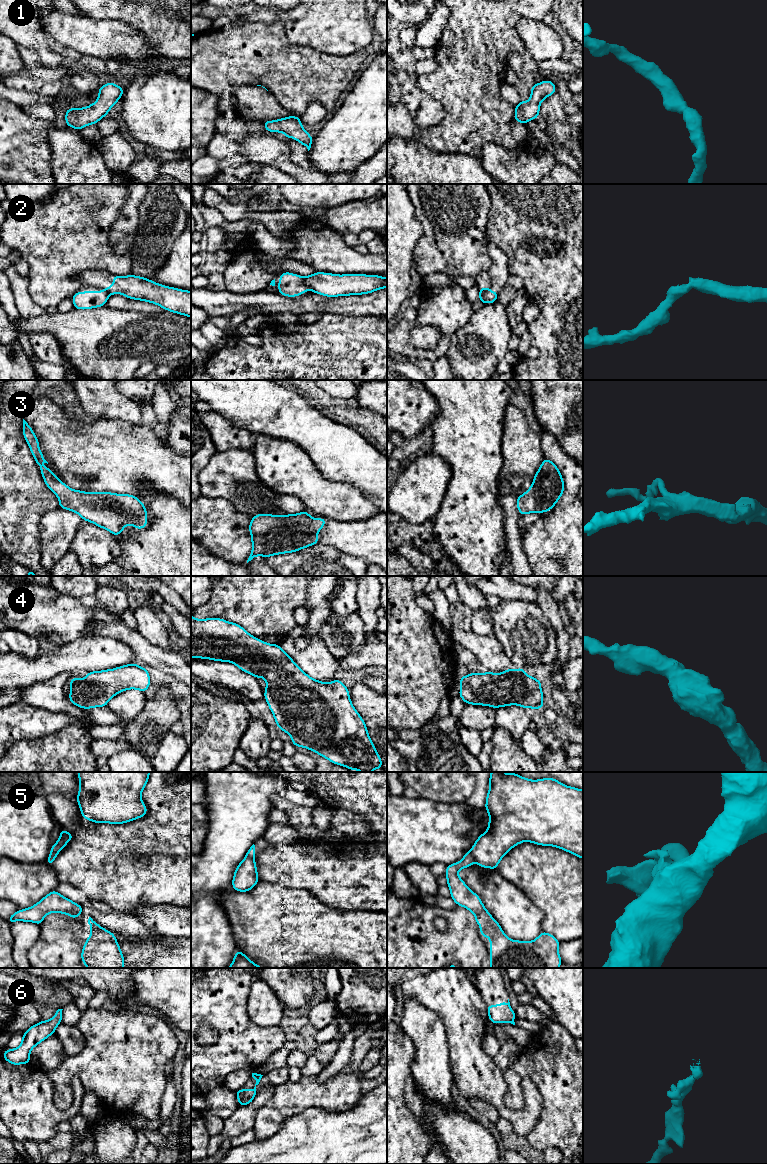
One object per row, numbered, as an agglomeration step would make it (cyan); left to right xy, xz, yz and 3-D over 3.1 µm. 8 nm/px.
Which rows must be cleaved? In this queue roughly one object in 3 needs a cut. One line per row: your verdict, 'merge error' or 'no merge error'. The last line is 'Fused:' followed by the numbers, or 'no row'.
1: no merge error
2: merge error
3: no merge error
4: no merge error
5: merge error
6: no merge error
Fused: 2, 5

